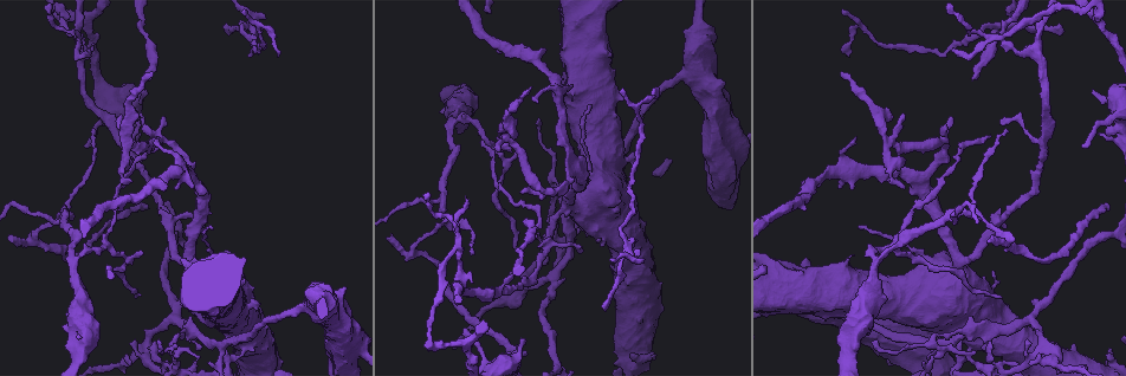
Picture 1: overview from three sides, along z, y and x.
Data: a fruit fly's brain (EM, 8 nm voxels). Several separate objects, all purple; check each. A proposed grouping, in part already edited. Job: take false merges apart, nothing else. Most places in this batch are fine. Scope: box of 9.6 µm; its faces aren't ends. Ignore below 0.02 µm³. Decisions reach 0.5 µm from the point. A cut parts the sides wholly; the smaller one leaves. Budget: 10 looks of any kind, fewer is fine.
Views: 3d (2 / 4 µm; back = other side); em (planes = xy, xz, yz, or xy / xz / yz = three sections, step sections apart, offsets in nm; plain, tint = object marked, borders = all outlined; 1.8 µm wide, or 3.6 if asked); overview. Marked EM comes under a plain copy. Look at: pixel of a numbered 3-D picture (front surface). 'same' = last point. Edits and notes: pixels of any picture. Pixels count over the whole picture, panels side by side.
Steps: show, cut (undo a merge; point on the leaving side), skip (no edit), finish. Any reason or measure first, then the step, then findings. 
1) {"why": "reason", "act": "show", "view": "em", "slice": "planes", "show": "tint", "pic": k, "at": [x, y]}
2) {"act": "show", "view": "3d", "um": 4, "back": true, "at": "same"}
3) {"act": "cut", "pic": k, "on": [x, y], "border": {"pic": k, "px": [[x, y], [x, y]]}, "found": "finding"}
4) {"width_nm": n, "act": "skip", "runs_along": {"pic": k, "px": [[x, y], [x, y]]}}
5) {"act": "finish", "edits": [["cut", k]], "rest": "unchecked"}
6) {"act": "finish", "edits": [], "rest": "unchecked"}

{"act": "show", "view": "em", "um": 3.6, "slice": "xz", "step": 8, "show": "tint", "pic": 1, "at": [144, 346]}

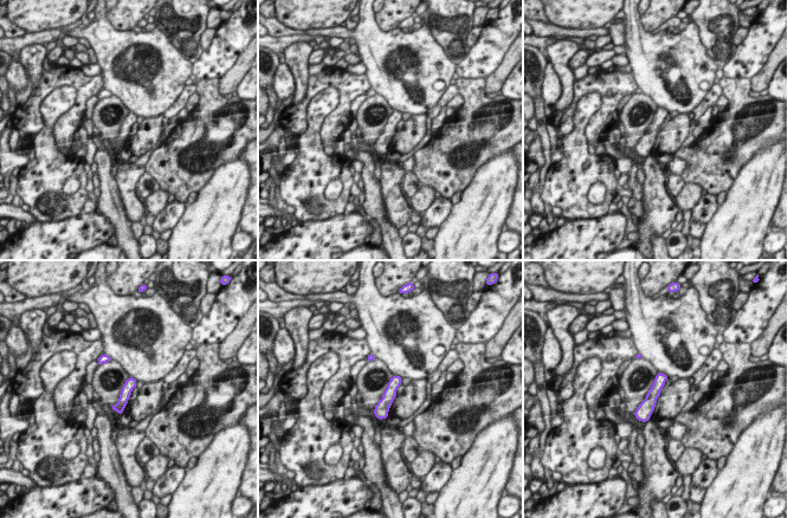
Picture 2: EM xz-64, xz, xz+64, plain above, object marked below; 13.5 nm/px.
{"why": "another direction", "act": "show", "view": "em", "um": 3.6, "slice": "planes", "show": "tint", "at": "same"}

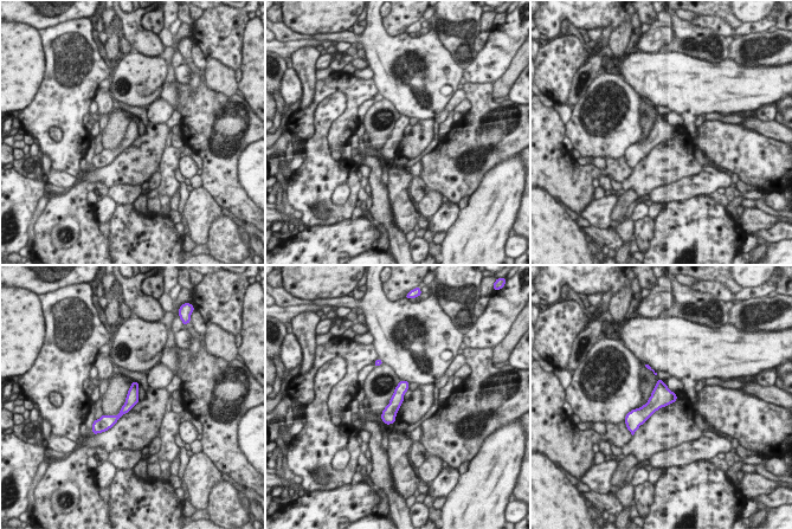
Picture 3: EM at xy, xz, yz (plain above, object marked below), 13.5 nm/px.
{"width_nm": 170, "act": "skip", "runs_along": {"pic": 3, "px": [[134, 386], [130, 402], [107, 419]]}, "found": "one cell here"}

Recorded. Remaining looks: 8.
{"why": "three-way junction", "act": "show", "view": "em", "slice": "xz", "step": 4, "show": "tint", "pic": 1, "at": [454, 124]}

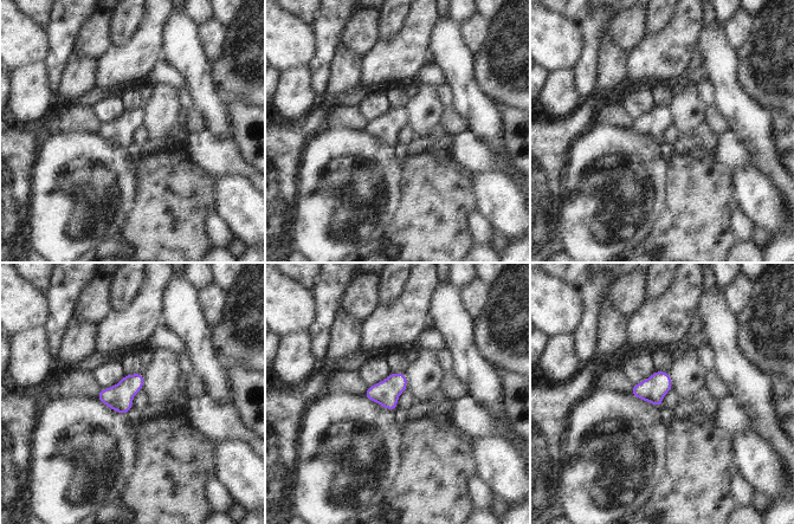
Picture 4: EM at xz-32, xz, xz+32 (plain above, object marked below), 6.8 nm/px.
{"why": "cut it another way", "act": "show", "view": "em", "slice": "planes", "show": "tint", "at": "same"}

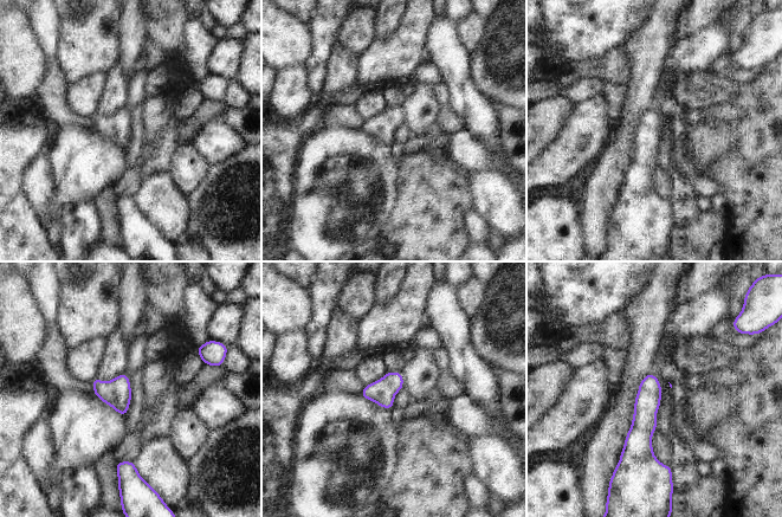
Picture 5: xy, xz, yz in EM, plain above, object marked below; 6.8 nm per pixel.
{"width_nm": 170, "act": "skip", "runs_along": {"pic": 5, "px": [[650, 376], [644, 454], [653, 465]]}, "found": "one cell here"}

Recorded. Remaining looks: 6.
{"why": "three arms meet", "act": "show", "view": "em", "slice": "planes", "show": "tint", "pic": 1, "at": [130, 139]}

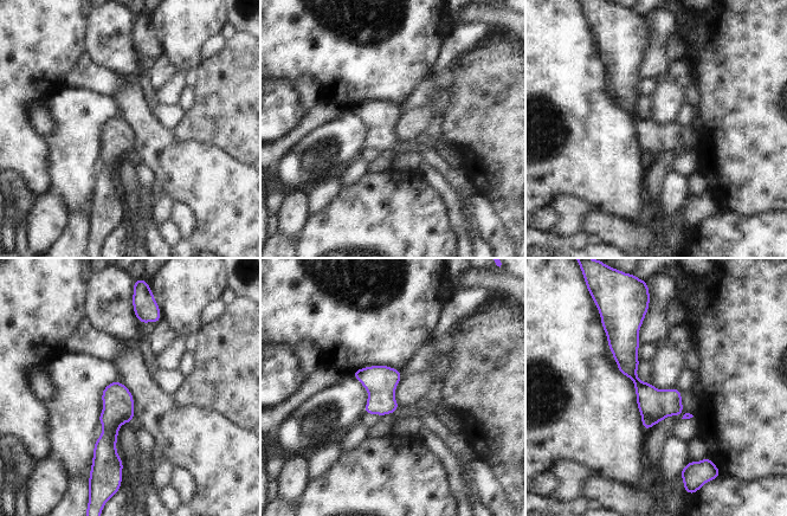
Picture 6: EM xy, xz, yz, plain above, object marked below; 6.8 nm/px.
{"act": "skip", "runs_along": {"pic": 6, "px": [[633, 324], [629, 369], [646, 393], [646, 426]]}, "found": "all the same cell"}

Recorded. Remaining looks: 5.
{"act": "show", "view": "3d", "um": 4, "pic": 1, "at": [993, 32]}

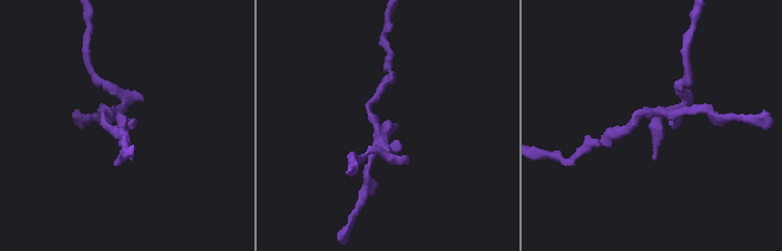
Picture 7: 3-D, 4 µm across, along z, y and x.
{"why": "need the tissue", "act": "show", "view": "em", "um": 3.6, "slice": "planes", "show": "tint", "pic": 7, "at": [120, 125]}

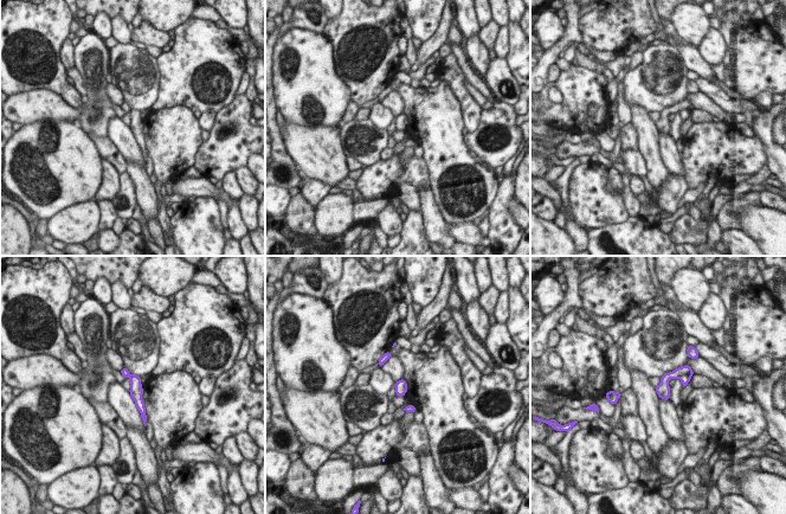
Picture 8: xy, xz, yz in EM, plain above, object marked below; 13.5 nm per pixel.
{"act": "cut", "pic": 8, "on": [678, 372], "part_leaving": {"pic": 8, "px": [[688, 370], [671, 374], [661, 394]]}, "found": "two cells meet here"}

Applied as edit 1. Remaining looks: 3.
{"act": "finish", "edits": [["cut", 8]], "rest": "unchecked"}

